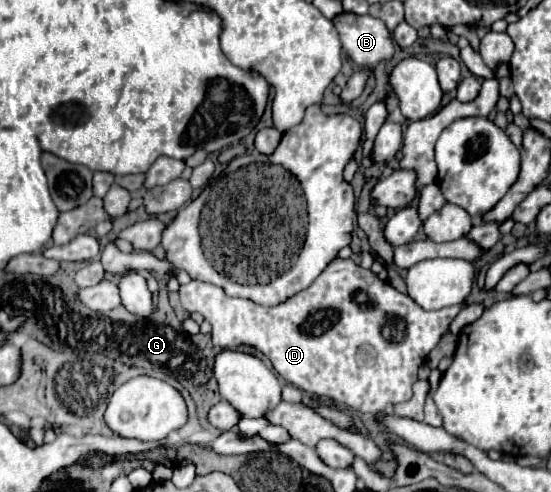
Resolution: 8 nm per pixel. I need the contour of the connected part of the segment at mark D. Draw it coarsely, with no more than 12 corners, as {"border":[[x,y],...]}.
{"border":[[335,257],[273,307],[181,285],[215,347],[317,405],[411,399],[463,307],[421,309]]}

